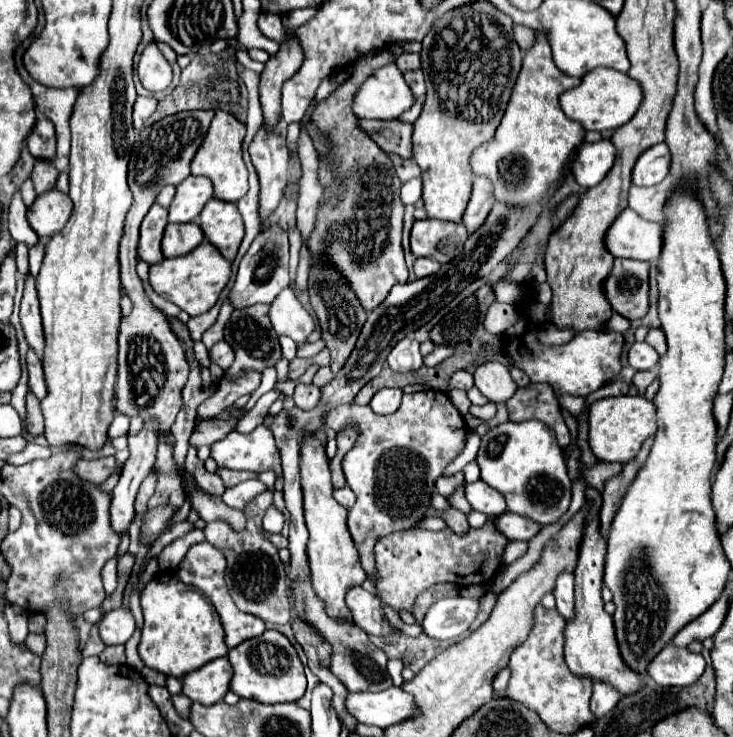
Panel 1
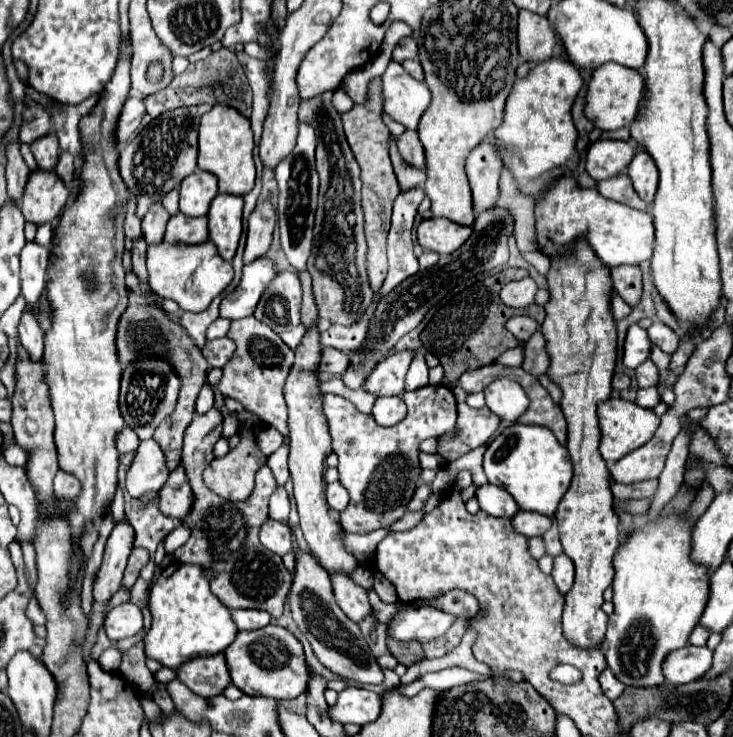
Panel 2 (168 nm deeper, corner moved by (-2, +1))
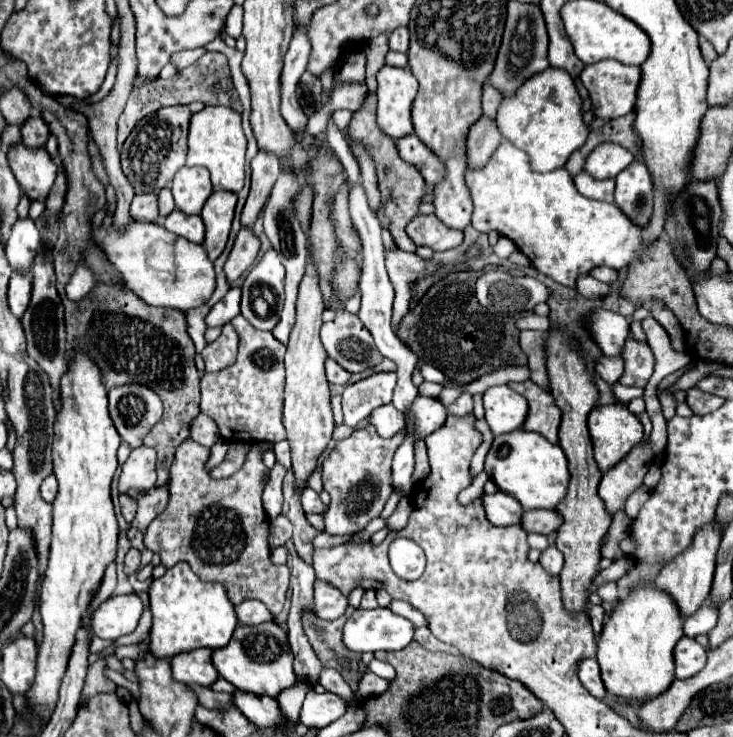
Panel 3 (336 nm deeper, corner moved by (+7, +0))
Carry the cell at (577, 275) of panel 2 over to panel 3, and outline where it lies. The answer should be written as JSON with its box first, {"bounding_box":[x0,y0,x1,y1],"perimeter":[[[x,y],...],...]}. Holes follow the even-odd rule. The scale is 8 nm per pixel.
{"bounding_box":[546,329,612,611],"perimeter":[[[550,329],[550,337],[546,343],[548,349],[548,377],[550,377],[550,391],[562,409],[562,425],[560,425],[560,447],[564,449],[568,457],[568,467],[572,473],[568,495],[564,501],[556,507],[560,515],[564,517],[564,523],[558,529],[556,547],[564,555],[564,567],[560,571],[560,583],[562,583],[562,601],[568,609],[580,611],[588,603],[588,587],[598,575],[598,563],[600,563],[600,539],[608,533],[608,527],[612,523],[612,517],[606,515],[606,509],[598,497],[598,483],[602,477],[602,471],[594,463],[592,457],[592,443],[586,427],[586,419],[590,409],[594,407],[598,399],[598,391],[592,383],[590,373],[584,367],[584,361],[580,353],[574,349],[574,345],[568,341],[570,335]]]}

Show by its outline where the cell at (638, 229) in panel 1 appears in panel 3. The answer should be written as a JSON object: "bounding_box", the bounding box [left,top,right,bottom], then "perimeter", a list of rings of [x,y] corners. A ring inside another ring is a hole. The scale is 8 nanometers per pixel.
{"bounding_box":[466,141,640,287],"perimeter":[[[510,141],[500,143],[482,169],[466,167],[466,187],[474,201],[472,227],[480,233],[500,231],[516,243],[516,247],[530,259],[536,271],[552,277],[560,285],[576,287],[578,275],[586,275],[592,267],[598,265],[606,265],[612,269],[628,267],[640,247],[640,227],[628,223],[626,215],[622,215],[622,211],[618,211],[614,203],[594,201],[580,195],[566,169],[554,169],[548,173],[532,171],[528,155],[514,147]]]}

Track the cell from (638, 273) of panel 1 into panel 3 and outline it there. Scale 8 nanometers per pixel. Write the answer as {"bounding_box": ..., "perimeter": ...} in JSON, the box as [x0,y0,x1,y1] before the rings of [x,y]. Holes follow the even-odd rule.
{"bounding_box":[590,267,616,283],"perimeter":[[[594,267],[594,269],[590,269],[590,275],[598,281],[604,281],[604,283],[616,281],[616,271],[610,267]]]}

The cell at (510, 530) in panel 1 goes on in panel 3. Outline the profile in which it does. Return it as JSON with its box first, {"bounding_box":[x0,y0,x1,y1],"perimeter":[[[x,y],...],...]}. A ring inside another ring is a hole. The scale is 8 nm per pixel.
{"bounding_box":[522,509,562,535],"perimeter":[[[532,509],[524,511],[522,529],[526,533],[542,533],[548,535],[562,525],[562,515],[556,509]]]}

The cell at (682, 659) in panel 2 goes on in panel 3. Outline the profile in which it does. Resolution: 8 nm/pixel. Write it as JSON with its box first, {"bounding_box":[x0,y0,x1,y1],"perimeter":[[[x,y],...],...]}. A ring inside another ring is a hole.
{"bounding_box":[674,637,706,679],"perimeter":[[[682,637],[674,647],[676,679],[686,679],[696,675],[706,665],[706,649],[692,637]]]}

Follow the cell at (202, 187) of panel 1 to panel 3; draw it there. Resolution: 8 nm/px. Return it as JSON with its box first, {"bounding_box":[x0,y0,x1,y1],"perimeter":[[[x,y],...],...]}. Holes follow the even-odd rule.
{"bounding_box":[170,167,212,215],"perimeter":[[[182,167],[170,185],[176,207],[184,213],[196,215],[202,211],[204,201],[212,193],[210,173],[206,167]]]}

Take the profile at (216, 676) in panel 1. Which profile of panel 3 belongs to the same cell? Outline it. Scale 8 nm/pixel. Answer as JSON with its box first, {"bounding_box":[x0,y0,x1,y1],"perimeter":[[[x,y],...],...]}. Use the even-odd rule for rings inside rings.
{"bounding_box":[172,649,218,687],"perimeter":[[[198,649],[198,651],[186,651],[174,655],[172,661],[172,675],[176,681],[186,685],[204,685],[210,687],[218,679],[218,671],[212,665],[210,649]]]}

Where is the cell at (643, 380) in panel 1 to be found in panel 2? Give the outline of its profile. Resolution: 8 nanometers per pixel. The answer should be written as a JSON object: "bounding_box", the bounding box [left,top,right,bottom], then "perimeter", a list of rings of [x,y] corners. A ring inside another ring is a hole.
{"bounding_box":[635,386,659,408],"perimeter":[[[649,386],[649,388],[639,388],[637,390],[637,400],[635,400],[639,406],[643,408],[653,408],[657,402],[659,402],[659,392],[657,392],[657,386]]]}

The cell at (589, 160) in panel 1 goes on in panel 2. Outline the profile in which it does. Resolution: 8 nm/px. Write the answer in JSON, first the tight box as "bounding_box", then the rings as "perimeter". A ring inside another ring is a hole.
{"bounding_box":[585,140,635,182],"perimeter":[[[597,140],[589,146],[585,156],[585,168],[595,182],[617,176],[633,158],[635,148],[631,142],[621,140]]]}

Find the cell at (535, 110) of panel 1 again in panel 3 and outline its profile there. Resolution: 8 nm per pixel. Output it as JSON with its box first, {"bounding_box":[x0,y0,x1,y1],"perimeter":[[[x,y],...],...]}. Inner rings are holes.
{"bounding_box":[498,67,590,171],"perimeter":[[[548,67],[530,77],[514,97],[504,99],[498,107],[498,127],[504,139],[526,151],[534,171],[554,171],[564,167],[572,151],[586,143],[590,127],[582,119],[582,97],[572,77],[564,69]]]}

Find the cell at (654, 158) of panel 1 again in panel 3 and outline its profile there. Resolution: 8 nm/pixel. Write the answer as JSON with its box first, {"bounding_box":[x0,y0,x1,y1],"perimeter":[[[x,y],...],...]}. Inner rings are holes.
{"bounding_box":[614,163,654,229],"perimeter":[[[630,163],[626,171],[616,177],[614,203],[622,209],[622,213],[642,229],[646,229],[652,209],[654,209],[654,185],[652,175],[644,163]]]}

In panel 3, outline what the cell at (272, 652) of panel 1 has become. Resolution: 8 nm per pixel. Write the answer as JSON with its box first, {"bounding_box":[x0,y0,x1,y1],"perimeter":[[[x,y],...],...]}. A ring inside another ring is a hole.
{"bounding_box":[212,621,296,695],"perimeter":[[[274,621],[260,625],[238,625],[230,643],[212,653],[212,663],[218,669],[220,677],[230,681],[236,689],[254,693],[254,695],[278,695],[278,691],[290,687],[296,675],[292,669],[294,655],[290,651],[286,631],[280,629]]]}

